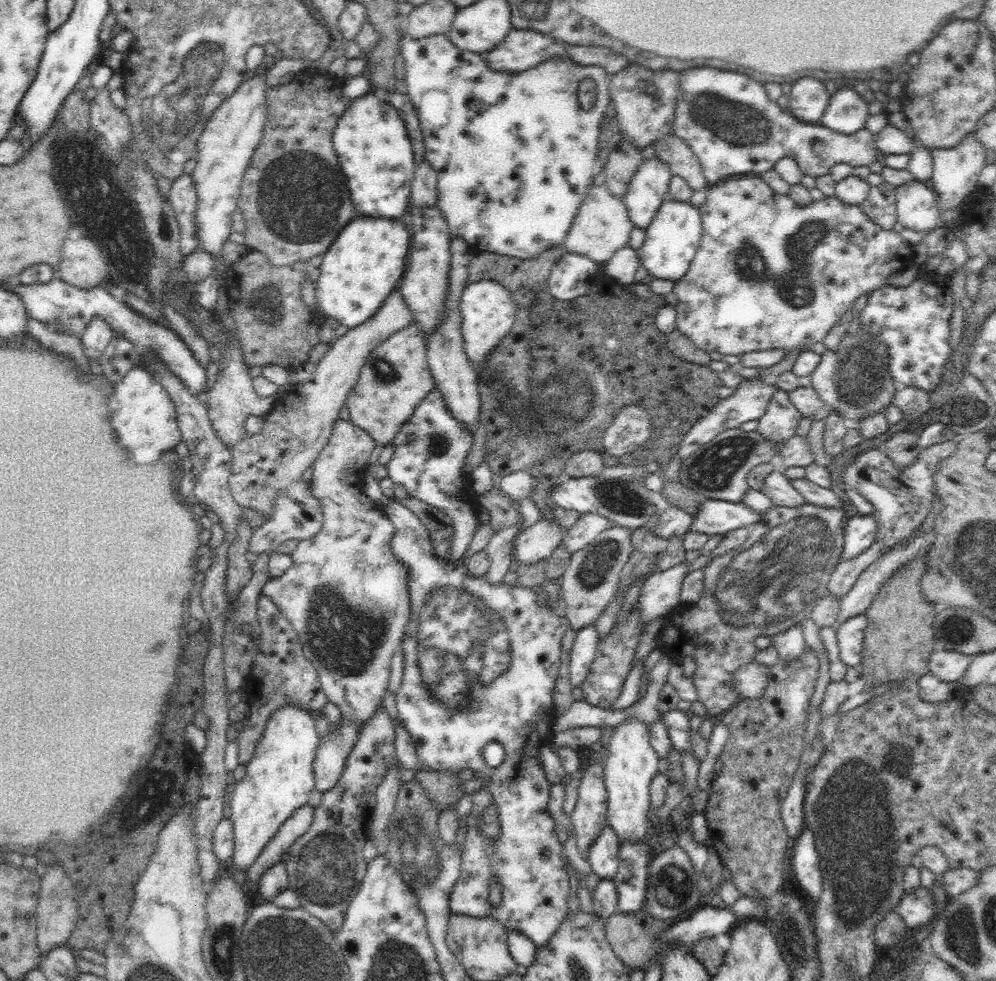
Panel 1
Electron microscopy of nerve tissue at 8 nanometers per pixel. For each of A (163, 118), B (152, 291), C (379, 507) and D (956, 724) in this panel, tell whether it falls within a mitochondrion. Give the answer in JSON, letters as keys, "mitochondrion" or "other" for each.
{"A":"mitochondrion","B":"other","C":"other","D":"other"}

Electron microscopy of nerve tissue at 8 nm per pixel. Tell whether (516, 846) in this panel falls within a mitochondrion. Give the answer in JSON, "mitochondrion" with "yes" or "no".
{"mitochondrion":"no"}

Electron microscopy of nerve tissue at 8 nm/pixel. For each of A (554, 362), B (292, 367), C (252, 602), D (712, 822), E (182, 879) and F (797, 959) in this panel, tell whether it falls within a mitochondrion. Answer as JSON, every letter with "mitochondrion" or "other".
{"A":"mitochondrion","B":"other","C":"other","D":"other","E":"other","F":"mitochondrion"}

